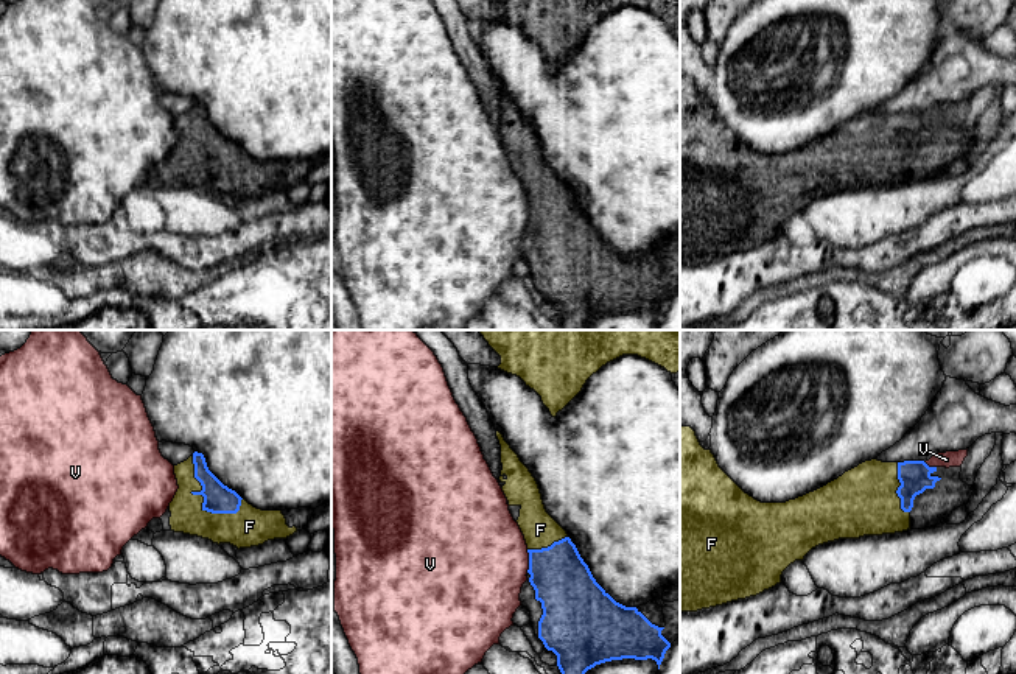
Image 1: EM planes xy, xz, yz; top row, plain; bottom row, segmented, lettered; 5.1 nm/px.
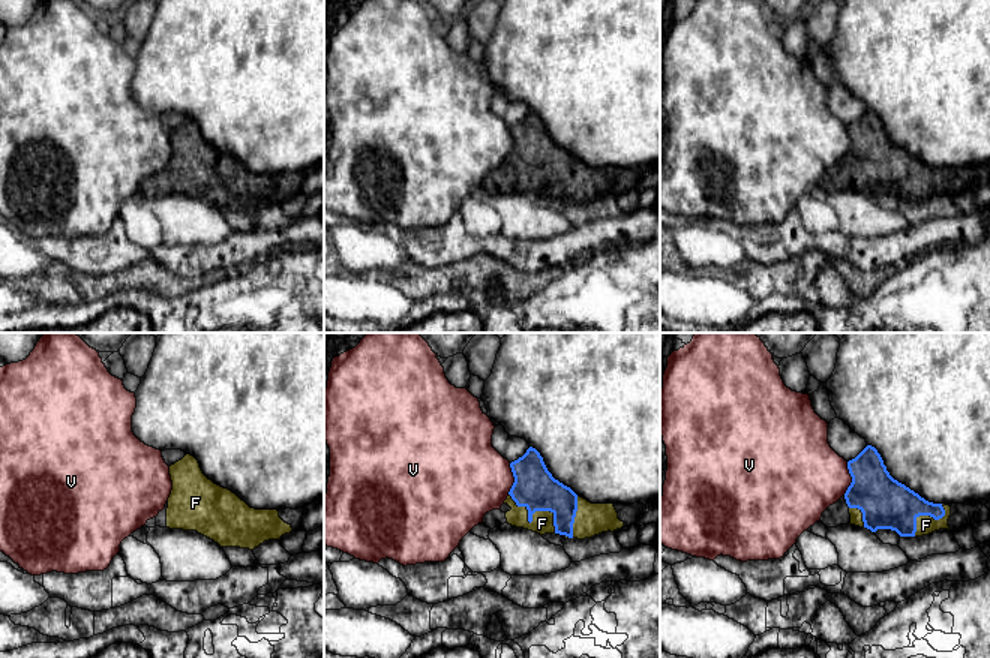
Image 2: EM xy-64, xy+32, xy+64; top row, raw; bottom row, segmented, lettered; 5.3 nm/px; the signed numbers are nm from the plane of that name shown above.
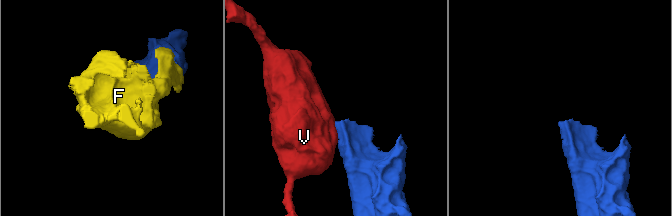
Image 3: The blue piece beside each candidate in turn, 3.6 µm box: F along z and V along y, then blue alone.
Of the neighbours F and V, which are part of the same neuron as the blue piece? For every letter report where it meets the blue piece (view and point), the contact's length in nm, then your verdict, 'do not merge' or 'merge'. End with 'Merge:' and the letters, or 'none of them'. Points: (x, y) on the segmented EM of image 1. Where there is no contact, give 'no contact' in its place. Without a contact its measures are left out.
F: meets blue in xy at (204, 498); contact 380 nm long; merge
V: meets blue in xz at (529, 561); contact 120 nm long; do not merge
Merge: F

